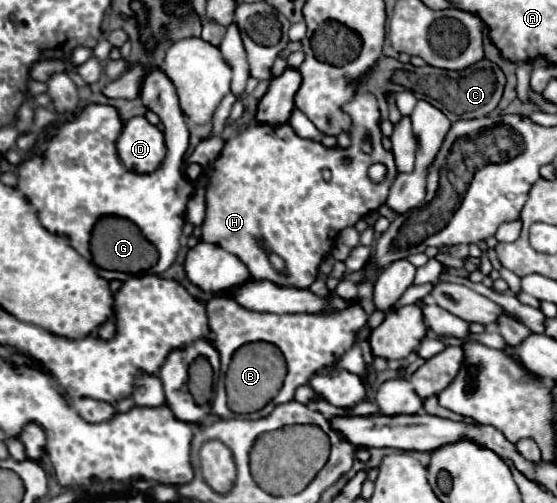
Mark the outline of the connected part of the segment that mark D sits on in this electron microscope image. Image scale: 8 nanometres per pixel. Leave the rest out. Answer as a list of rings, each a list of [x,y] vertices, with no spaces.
[[[132,117],[122,125],[120,137],[116,139],[116,153],[120,157],[120,161],[136,173],[152,173],[154,169],[158,169],[166,157],[166,145],[164,145],[164,135],[158,127],[150,125],[146,121],[146,117]]]

